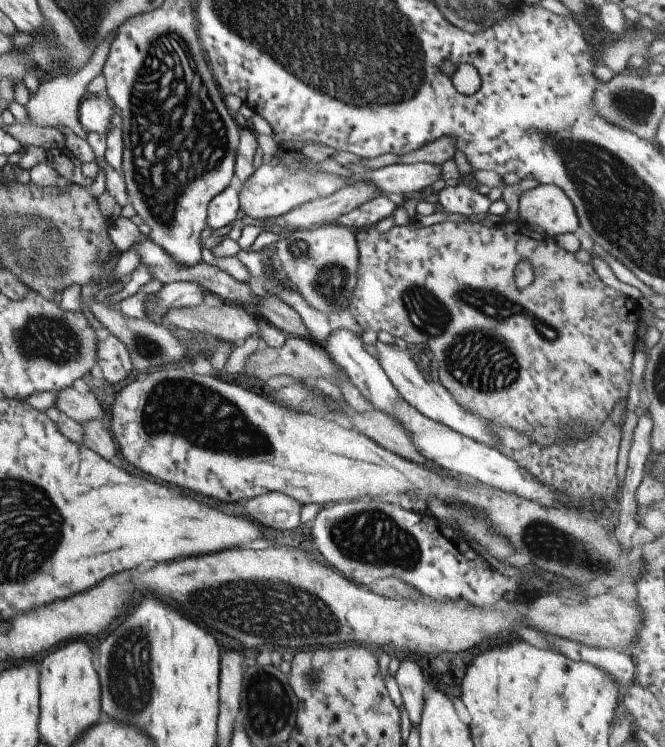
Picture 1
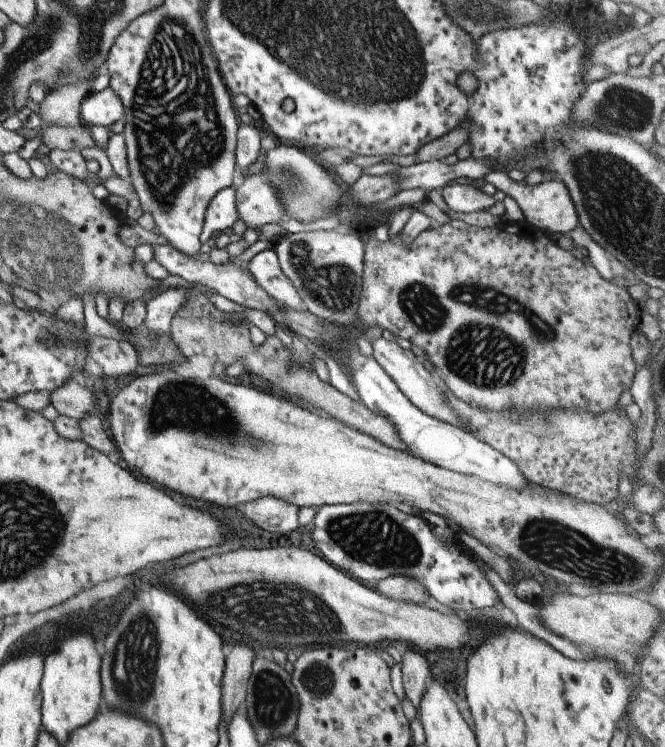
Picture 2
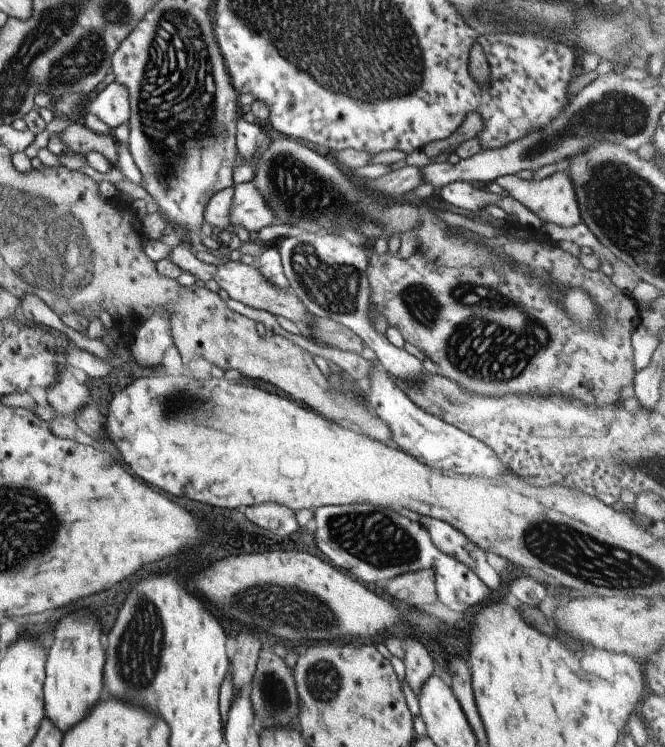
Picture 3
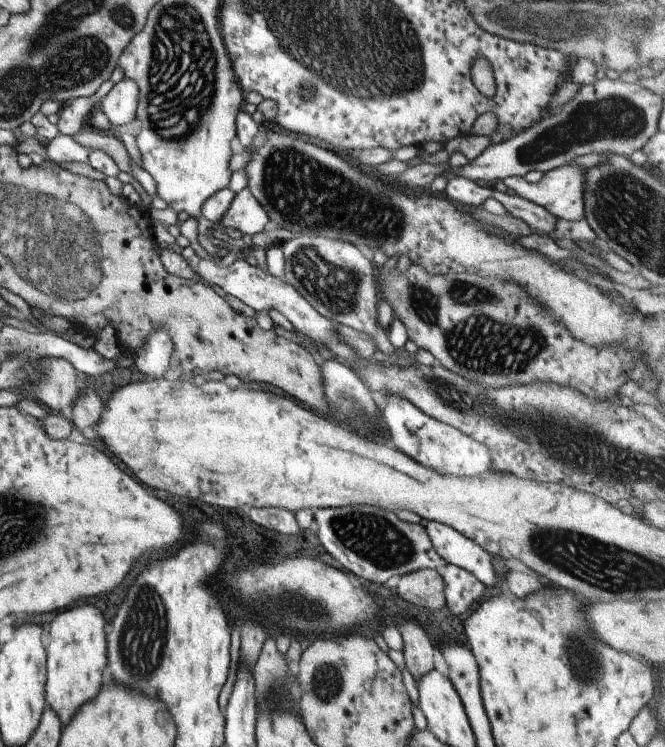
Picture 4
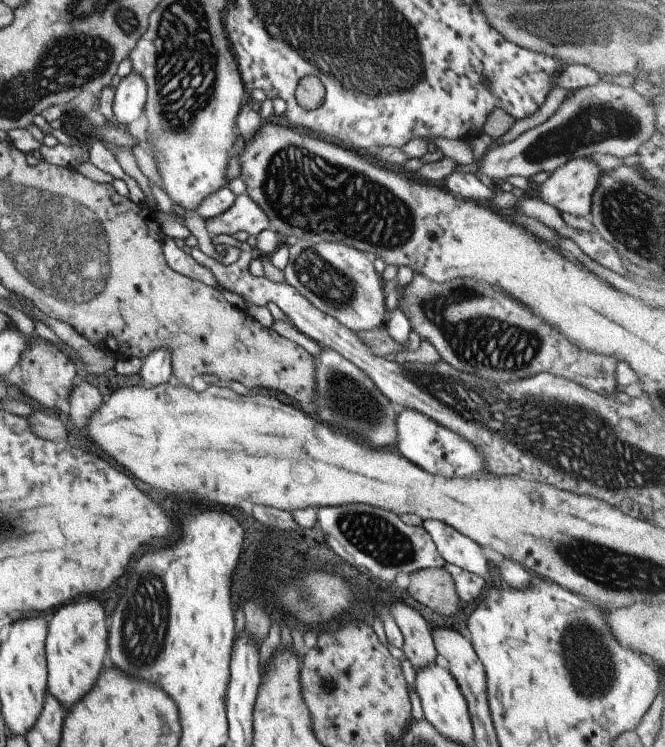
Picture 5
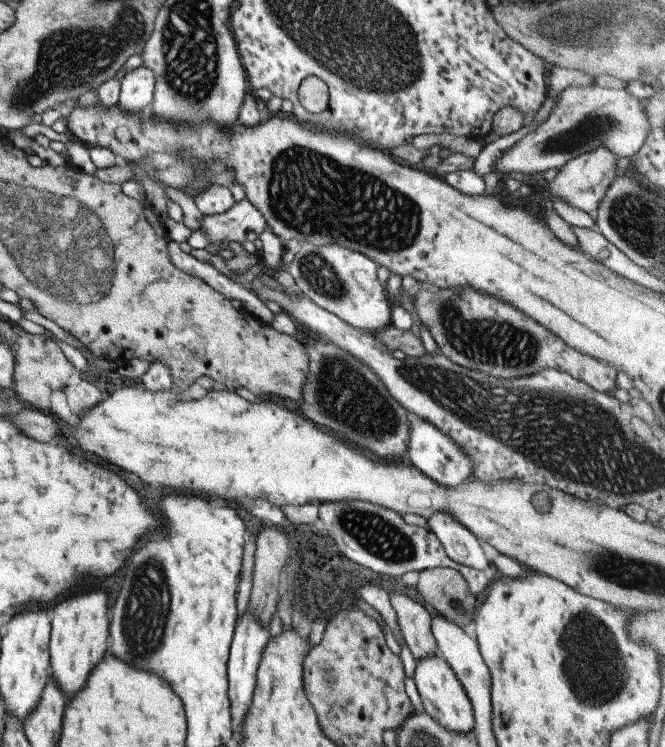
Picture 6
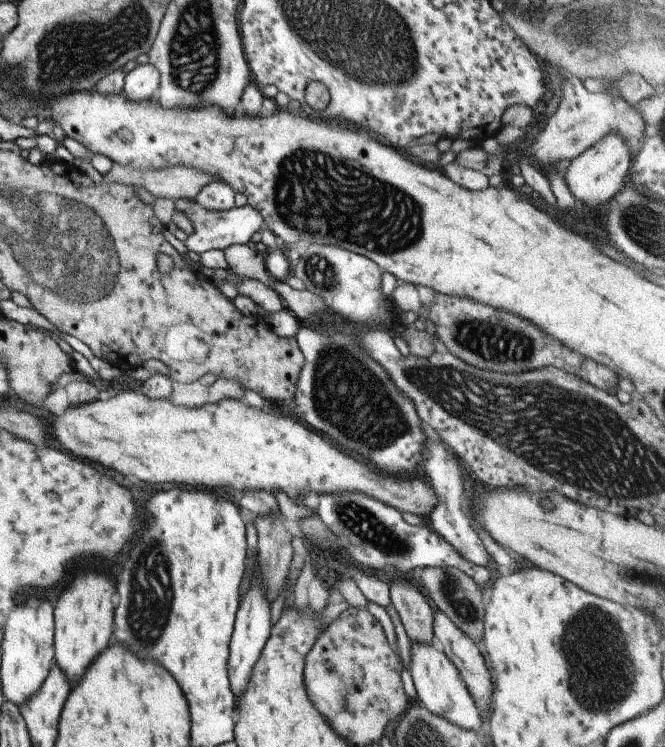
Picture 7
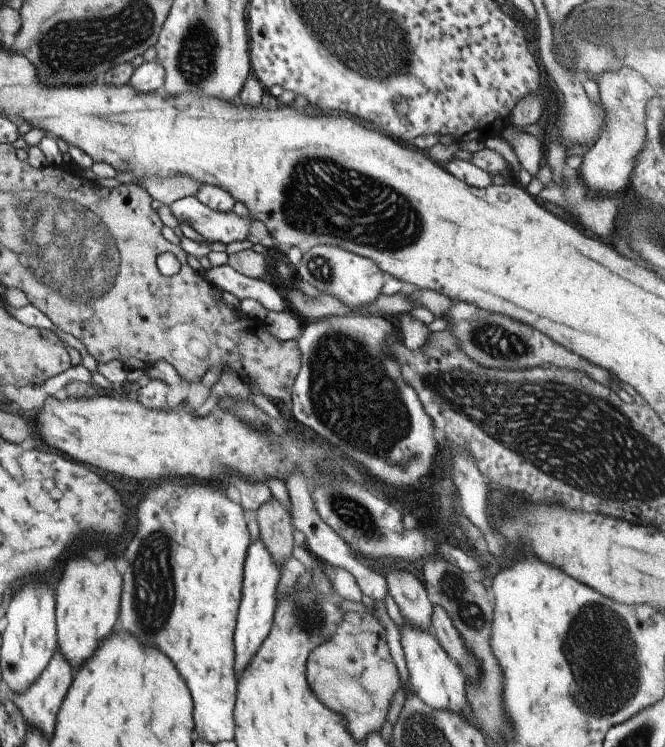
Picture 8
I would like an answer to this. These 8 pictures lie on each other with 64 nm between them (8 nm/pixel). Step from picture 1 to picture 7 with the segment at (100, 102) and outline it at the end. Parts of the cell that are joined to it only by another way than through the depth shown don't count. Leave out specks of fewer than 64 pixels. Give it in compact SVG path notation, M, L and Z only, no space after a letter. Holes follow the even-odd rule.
M152 63L138 65L132 71L128 72L124 79L122 92L128 100L132 102L142 102L142 100L152 100L156 90L158 90L158 70L152 66Z

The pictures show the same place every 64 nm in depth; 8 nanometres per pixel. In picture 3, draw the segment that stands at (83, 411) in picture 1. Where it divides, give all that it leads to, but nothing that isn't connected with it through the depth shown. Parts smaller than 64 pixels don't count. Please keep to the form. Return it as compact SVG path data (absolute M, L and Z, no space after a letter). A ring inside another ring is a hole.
M65 362L58 364L55 384L46 388L47 401L57 415L73 416L82 406L91 402L91 392L67 370Z

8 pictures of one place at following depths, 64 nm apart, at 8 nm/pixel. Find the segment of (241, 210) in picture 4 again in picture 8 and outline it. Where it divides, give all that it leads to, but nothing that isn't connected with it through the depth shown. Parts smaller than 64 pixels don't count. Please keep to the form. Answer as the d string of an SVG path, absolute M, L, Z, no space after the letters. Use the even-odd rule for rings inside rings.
M195 196L184 197L183 199L177 200L170 205L170 212L172 216L181 225L182 222L187 223L191 226L202 238L200 240L190 240L186 237L181 239L180 246L192 256L197 259L202 258L202 256L207 256L210 250L210 242L222 242L222 244L230 244L230 242L236 242L236 240L246 240L248 238L248 232L250 232L250 224L255 221L252 215L248 216L238 216L233 211L222 212L215 211L208 208L205 204L202 204L198 198Z

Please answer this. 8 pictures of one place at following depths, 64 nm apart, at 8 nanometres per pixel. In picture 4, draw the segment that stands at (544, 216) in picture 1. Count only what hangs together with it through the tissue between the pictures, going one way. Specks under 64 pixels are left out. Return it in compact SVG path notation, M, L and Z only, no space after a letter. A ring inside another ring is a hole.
M566 164L544 173L544 177L538 183L530 183L524 177L519 176L505 178L503 183L511 194L544 208L546 212L556 216L559 222L562 220L576 222L576 220L584 220L586 214L584 206L584 172L586 172L586 168Z

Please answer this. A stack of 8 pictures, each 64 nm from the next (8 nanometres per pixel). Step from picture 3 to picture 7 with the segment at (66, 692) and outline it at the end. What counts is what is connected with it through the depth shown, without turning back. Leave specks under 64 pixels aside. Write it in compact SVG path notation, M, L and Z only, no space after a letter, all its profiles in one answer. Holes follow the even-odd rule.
M94 566L94 572L80 574L74 580L74 584L70 584L70 588L66 588L56 602L56 607L54 607L54 650L56 650L54 660L71 684L78 682L84 676L86 668L94 662L94 658L112 643L110 636L112 636L114 611L116 610L114 590L116 588L112 584L112 580L104 574L100 574L100 570L96 570L96 566Z

